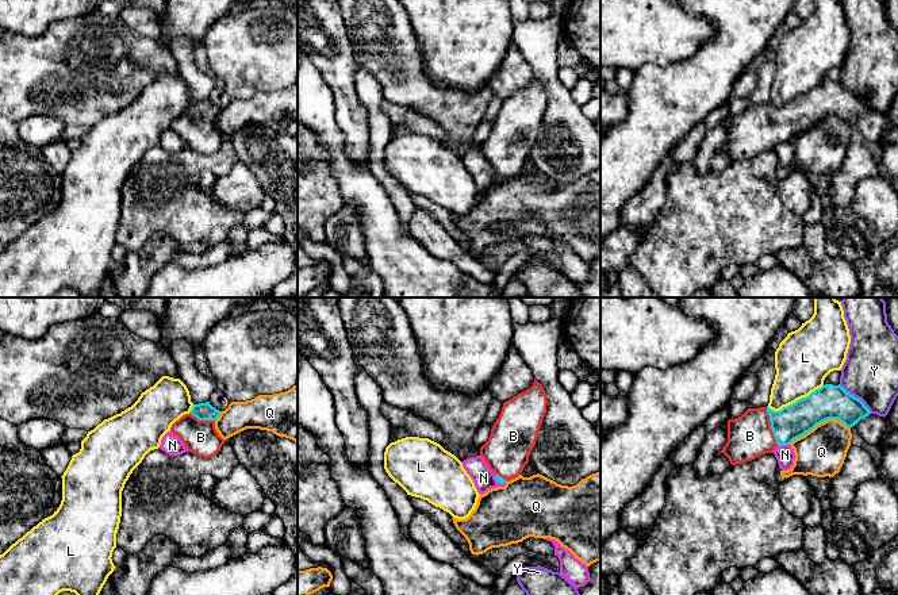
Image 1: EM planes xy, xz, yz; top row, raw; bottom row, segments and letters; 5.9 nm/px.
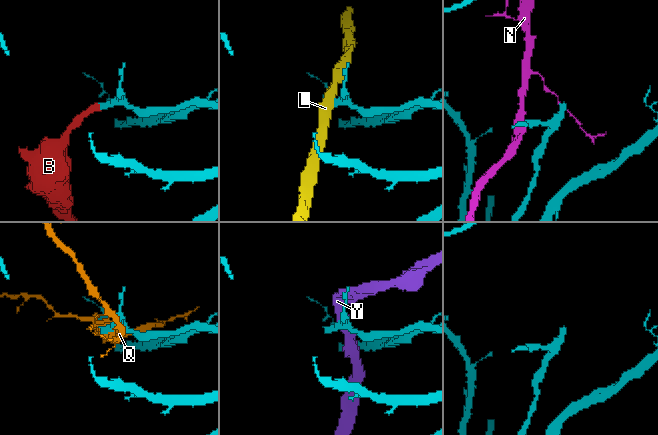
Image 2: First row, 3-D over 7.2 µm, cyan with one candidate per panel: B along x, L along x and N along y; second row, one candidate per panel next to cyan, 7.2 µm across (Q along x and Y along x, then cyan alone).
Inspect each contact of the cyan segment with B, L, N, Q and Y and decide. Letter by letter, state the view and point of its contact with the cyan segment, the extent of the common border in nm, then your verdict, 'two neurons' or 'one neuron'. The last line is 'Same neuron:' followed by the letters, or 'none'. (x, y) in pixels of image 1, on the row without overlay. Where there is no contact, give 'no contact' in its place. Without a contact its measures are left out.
B: contact yz (771, 123); length 240 nm; one neuron
L: contact yz (795, 99); length 360 nm; two neurons
N: contact yz (783, 141); length 70 nm; two neurons
Q: contact yz (818, 121); length 380 nm; two neurons
Y: contact yz (856, 95); length 260 nm; two neurons
Same neuron: B

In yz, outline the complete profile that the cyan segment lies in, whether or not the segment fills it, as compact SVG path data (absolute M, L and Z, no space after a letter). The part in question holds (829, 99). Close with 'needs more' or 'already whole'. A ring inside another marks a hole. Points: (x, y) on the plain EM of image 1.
M825 81L809 93L774 108L768 103L748 105L741 114L728 118L728 139L722 145L732 162L774 150L776 143L790 142L817 122L837 116L847 124L871 110L864 100L840 81Z; needs more

